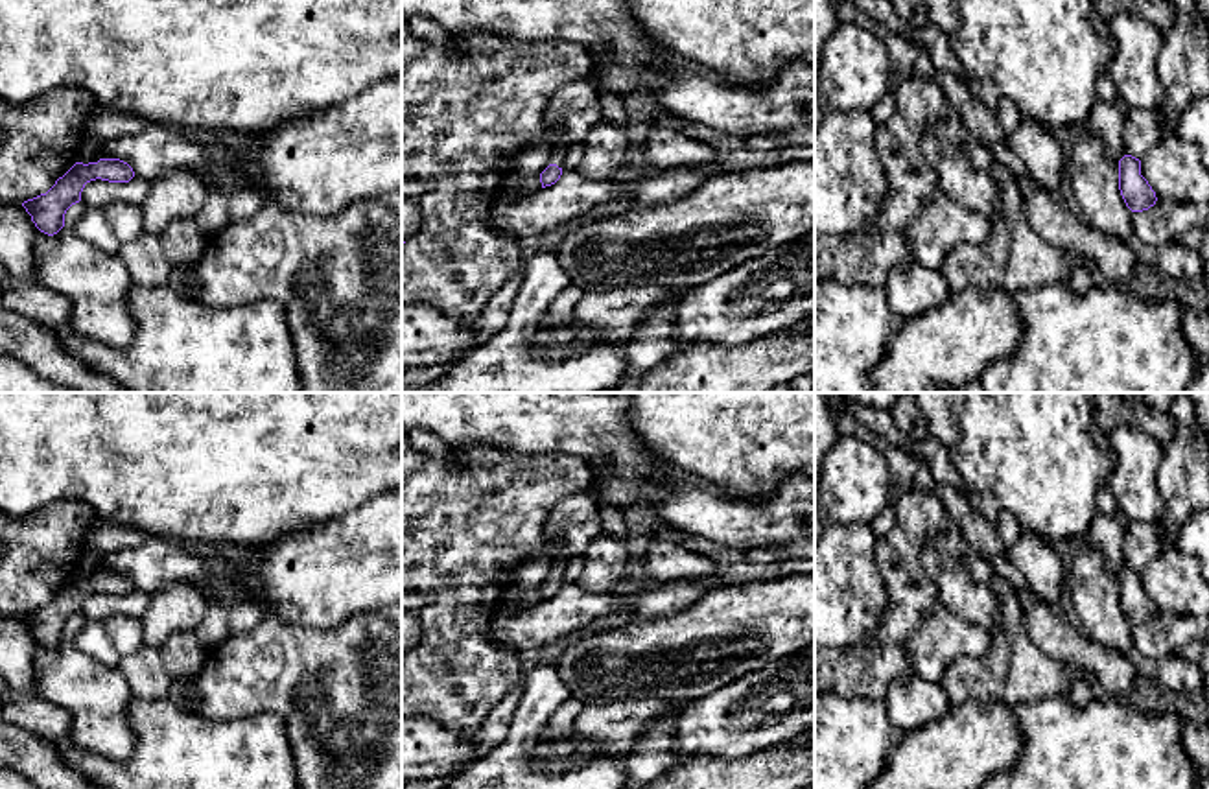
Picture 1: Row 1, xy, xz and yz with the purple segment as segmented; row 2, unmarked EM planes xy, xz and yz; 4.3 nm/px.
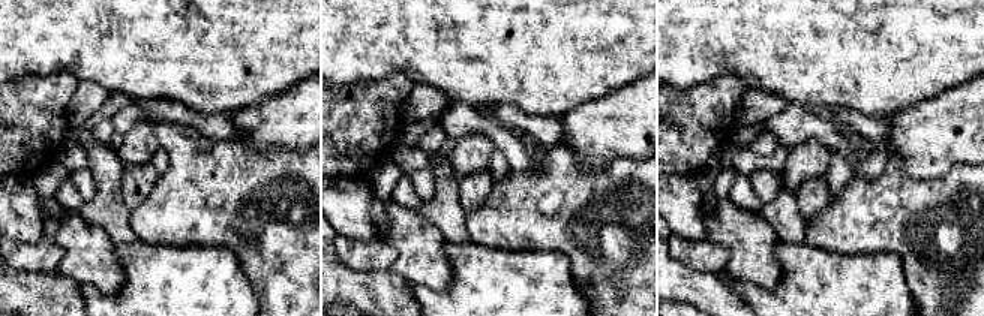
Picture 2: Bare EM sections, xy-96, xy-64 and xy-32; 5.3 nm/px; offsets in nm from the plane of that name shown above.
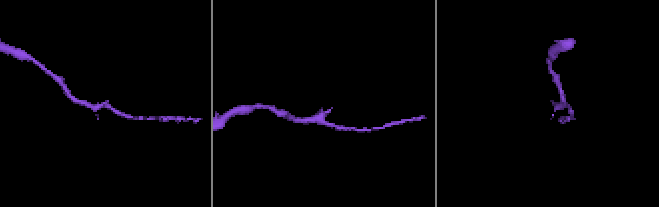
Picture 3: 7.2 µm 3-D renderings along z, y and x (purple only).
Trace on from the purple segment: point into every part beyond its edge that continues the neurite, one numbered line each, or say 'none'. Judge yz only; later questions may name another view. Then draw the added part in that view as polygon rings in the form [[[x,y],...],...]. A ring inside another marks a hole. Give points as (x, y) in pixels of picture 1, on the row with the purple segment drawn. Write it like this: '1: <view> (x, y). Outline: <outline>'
none

